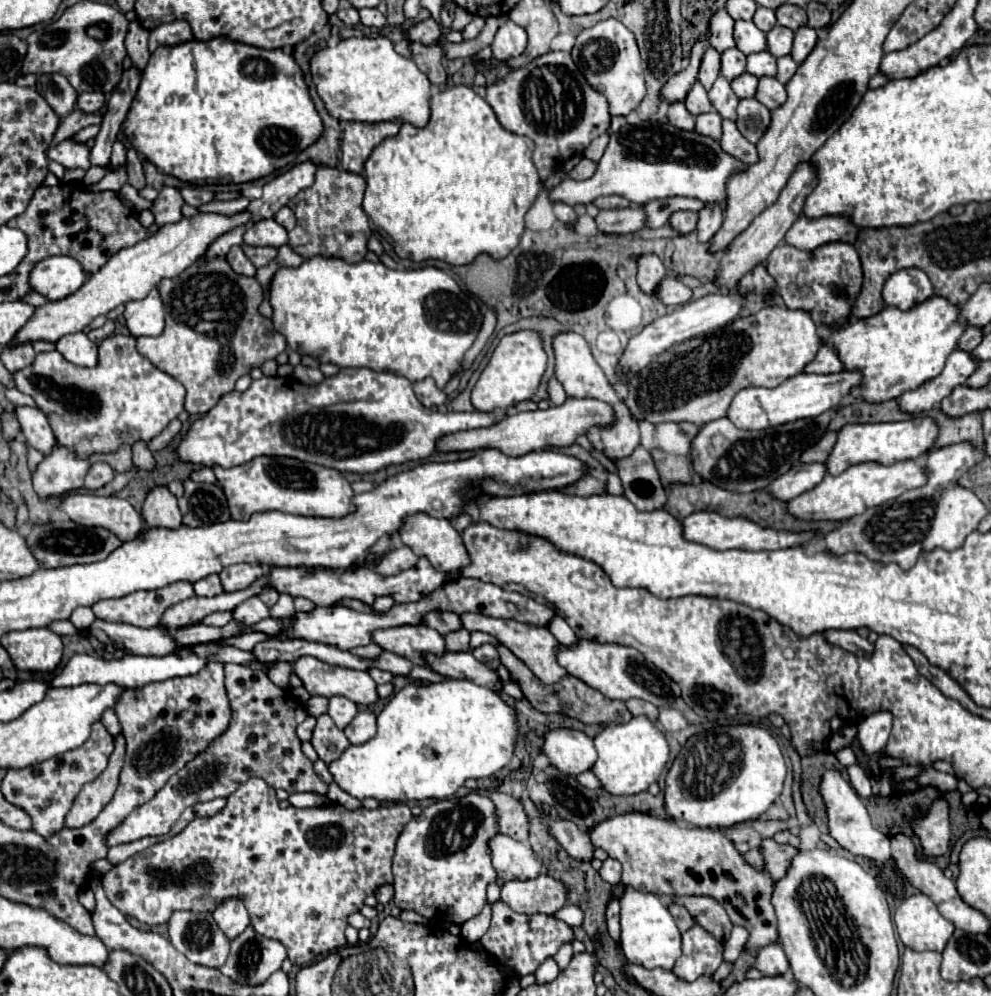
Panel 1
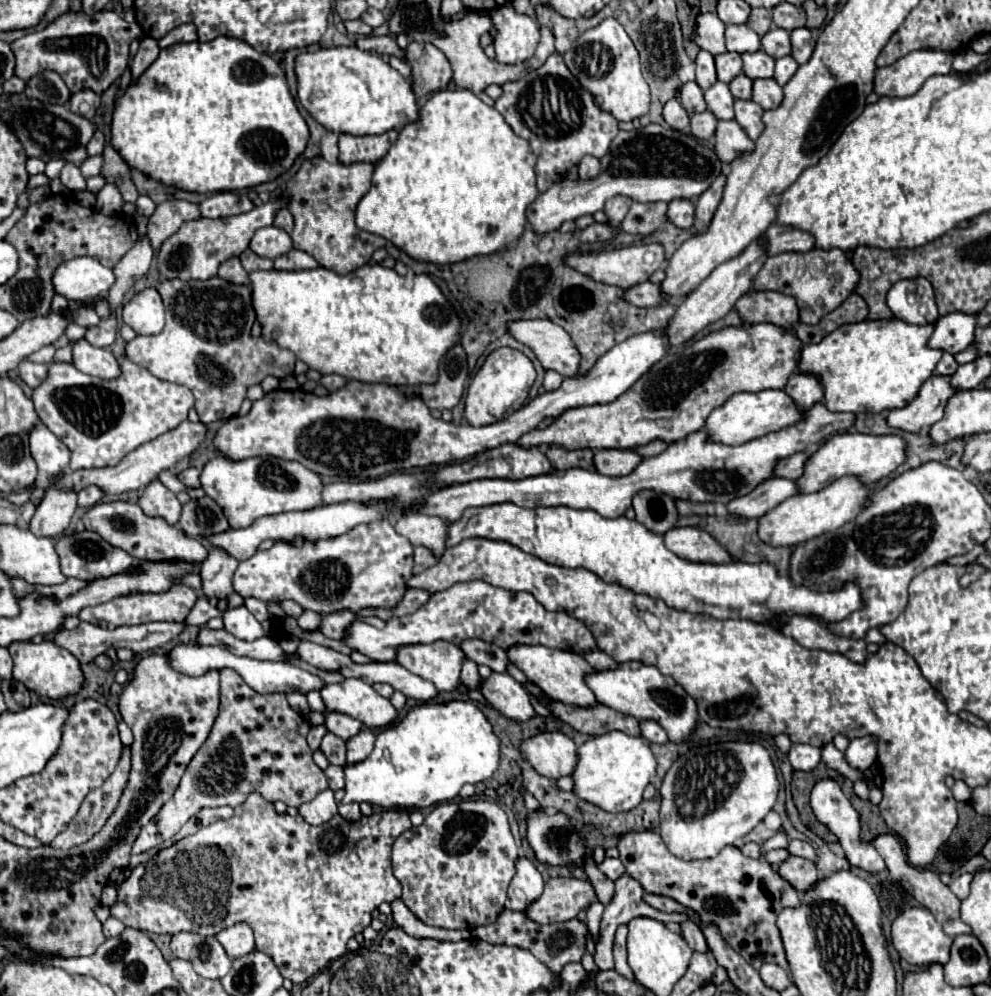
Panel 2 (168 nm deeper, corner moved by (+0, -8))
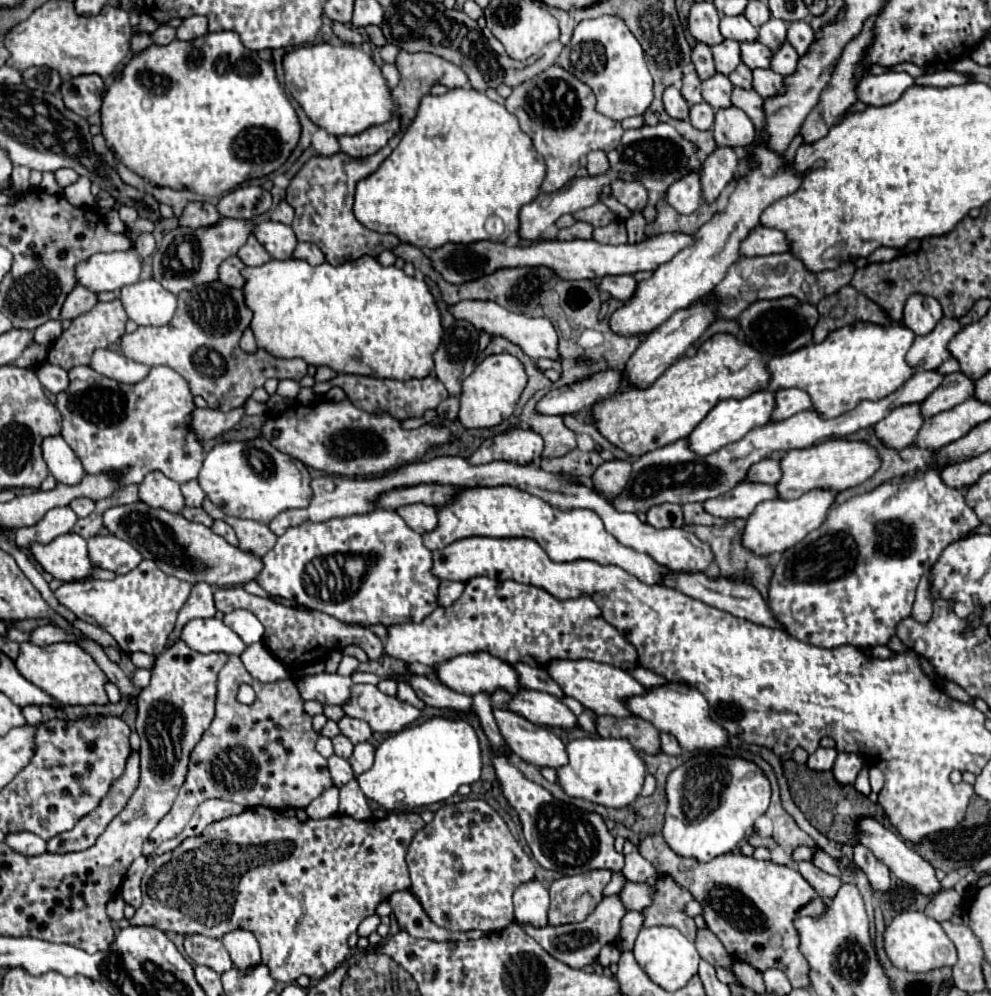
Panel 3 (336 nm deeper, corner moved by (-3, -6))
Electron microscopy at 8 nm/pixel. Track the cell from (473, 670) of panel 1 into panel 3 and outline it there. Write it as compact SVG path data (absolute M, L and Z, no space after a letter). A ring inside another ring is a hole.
M524 688L522 692L518 692L518 696L512 698L508 708L540 726L556 726L566 730L578 726L576 714L562 700L546 692Z

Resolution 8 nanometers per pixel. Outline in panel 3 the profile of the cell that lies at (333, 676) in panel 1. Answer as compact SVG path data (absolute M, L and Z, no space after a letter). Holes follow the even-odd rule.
M354 684L352 700L344 706L344 712L346 716L368 722L370 728L380 734L400 732L420 716L418 708L382 694L372 684Z

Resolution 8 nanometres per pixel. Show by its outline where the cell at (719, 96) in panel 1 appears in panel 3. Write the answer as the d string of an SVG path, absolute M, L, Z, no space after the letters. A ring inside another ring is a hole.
M714 74L712 78L702 82L702 96L714 110L732 106L730 92L732 92L732 82L724 74Z

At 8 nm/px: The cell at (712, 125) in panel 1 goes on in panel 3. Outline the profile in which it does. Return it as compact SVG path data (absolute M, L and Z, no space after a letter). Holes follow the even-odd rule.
M706 102L690 106L690 124L698 130L708 130L714 124L714 108Z

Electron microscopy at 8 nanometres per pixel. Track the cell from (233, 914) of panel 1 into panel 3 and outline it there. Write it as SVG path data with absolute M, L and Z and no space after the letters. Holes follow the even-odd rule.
M234 930L234 932L228 932L224 938L222 938L222 944L224 948L228 950L232 962L234 962L234 968L244 972L248 968L254 968L258 966L262 960L260 960L260 948L258 948L258 940L254 938L252 932L246 932L246 930Z

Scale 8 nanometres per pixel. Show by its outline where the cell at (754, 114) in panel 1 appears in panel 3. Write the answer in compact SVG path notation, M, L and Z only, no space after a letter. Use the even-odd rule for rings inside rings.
M734 88L734 90L732 90L732 104L734 104L736 108L744 110L744 112L750 116L754 128L762 128L762 124L764 124L764 112L762 112L764 100L762 100L754 90Z

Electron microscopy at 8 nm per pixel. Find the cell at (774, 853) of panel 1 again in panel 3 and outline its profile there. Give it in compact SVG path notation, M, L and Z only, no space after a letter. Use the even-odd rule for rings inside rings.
M800 862L798 864L798 872L808 880L808 884L818 892L818 896L822 896L826 902L832 902L832 898L836 896L836 892L840 890L840 886L844 884L838 876L826 874L820 868L816 868L812 862Z

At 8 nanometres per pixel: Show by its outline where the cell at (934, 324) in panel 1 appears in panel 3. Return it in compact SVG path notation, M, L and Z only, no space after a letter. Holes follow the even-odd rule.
M850 324L834 330L824 342L808 344L798 352L776 356L768 362L770 392L784 388L800 388L808 392L812 408L820 418L836 418L854 410L862 400L880 400L898 390L914 370L906 364L904 356L914 342L914 332L902 324Z

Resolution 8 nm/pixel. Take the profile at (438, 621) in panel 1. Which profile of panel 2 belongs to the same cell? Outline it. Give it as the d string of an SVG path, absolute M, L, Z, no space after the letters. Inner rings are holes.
M469 638L459 644L459 648L465 652L467 658L471 658L477 664L489 666L493 672L505 672L505 666L509 664L507 654L503 648L489 644L481 638Z

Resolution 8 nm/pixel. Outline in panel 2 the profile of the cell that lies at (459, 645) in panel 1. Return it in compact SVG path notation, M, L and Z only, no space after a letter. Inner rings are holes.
M463 660L463 666L461 666L461 680L467 688L479 688L479 682L481 682L481 676L477 672L477 664L473 660Z

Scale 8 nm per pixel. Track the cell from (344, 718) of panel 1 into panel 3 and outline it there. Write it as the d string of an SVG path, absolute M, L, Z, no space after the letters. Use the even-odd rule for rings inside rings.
M344 716L340 722L340 732L350 738L352 744L360 744L360 742L368 742L372 738L372 728L364 722L364 720L358 720L358 718L350 718L350 716Z

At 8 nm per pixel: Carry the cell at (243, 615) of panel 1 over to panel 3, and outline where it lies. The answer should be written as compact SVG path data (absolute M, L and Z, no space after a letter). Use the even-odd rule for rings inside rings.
M234 610L230 614L224 616L222 620L232 632L236 632L244 644L254 644L254 642L262 642L262 634L264 628L260 624L260 620L246 610Z

